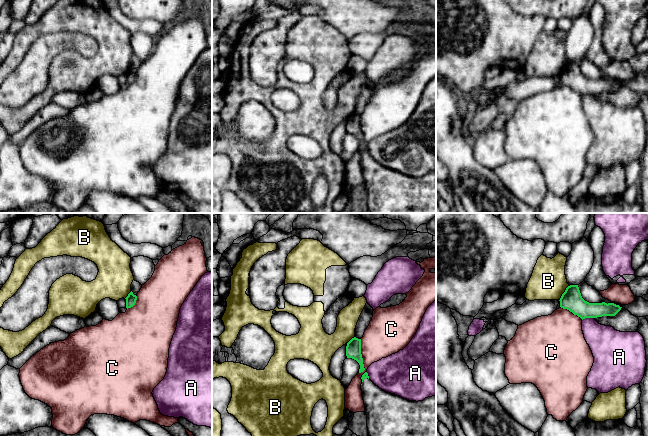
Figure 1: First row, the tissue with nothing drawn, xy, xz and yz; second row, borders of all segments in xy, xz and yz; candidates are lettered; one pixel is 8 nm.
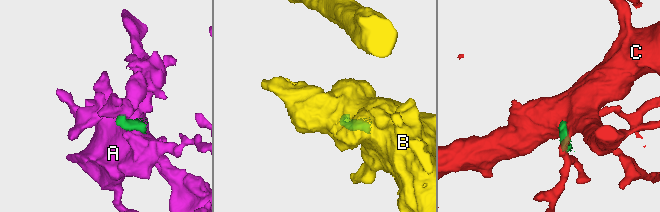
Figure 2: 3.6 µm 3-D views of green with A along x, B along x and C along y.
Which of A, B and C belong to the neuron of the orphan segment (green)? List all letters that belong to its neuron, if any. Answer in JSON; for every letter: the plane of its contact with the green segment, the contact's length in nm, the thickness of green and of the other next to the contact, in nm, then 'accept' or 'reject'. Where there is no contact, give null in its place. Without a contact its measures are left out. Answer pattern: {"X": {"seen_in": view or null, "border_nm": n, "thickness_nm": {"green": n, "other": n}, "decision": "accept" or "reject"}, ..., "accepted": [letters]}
{"A": {"seen_in": "yz", "border_nm": 100, "thickness_nm": {"green": 170, "other": 260}, "decision": "reject"}, "B": {"seen_in": "yz", "border_nm": 150, "thickness_nm": {"green": 170, "other": 280}, "decision": "reject"}, "C": {"seen_in": "xz", "border_nm": 340, "thickness_nm": {"green": 130, "other": 300}, "decision": "reject"}, "accepted": []}

